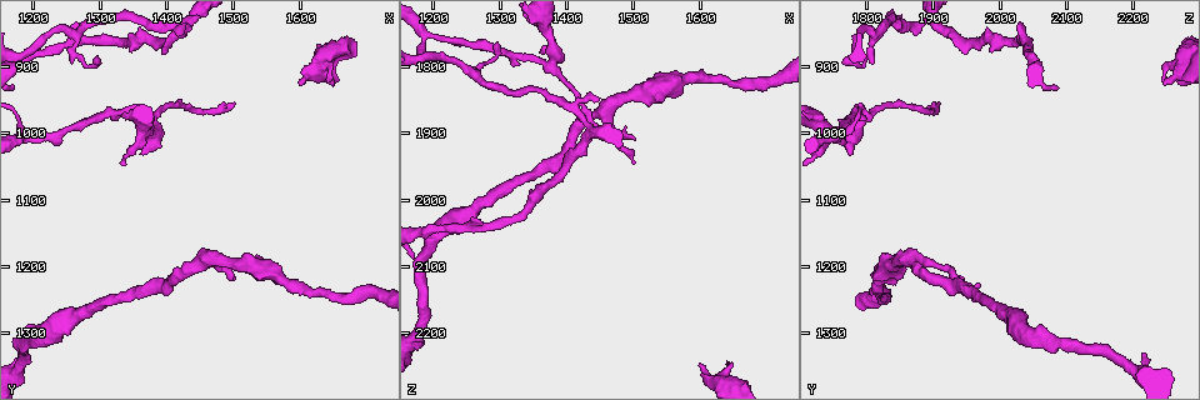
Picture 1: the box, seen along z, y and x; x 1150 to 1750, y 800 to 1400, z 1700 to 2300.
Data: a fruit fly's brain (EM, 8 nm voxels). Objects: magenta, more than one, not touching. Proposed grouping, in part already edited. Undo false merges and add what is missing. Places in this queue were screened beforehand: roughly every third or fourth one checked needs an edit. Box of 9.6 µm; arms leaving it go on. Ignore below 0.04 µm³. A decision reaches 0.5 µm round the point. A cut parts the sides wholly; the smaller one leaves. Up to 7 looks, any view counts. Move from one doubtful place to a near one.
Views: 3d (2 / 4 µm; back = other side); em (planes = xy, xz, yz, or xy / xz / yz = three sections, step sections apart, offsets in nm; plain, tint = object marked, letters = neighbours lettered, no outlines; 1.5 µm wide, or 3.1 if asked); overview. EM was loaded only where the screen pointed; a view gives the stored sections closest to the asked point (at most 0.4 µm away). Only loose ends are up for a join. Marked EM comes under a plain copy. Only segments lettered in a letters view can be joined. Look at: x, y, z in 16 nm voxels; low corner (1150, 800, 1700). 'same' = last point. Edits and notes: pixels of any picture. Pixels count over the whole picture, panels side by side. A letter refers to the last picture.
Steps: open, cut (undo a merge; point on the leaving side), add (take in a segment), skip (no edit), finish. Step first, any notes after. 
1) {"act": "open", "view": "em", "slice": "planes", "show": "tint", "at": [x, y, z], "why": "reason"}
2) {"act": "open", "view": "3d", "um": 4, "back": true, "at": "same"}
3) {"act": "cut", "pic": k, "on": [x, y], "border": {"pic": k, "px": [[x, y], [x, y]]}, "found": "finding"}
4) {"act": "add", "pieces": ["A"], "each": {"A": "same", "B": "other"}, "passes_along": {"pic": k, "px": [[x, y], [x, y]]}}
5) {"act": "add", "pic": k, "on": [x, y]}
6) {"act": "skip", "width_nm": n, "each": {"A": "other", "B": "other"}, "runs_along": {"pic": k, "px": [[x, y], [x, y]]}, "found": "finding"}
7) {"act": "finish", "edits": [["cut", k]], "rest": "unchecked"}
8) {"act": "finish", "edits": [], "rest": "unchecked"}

{"act": "open", "view": "3d", "um": 4, "at": [1500, 1220, 1950], "why": "branch stops here"}

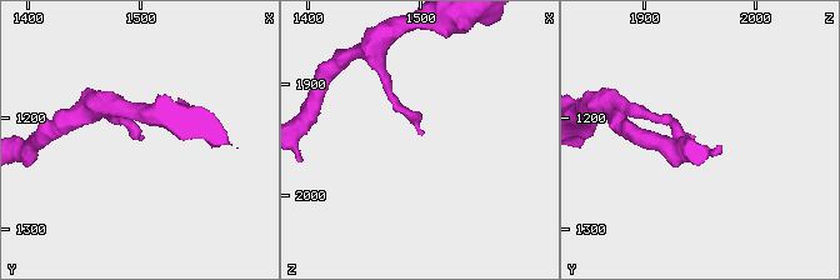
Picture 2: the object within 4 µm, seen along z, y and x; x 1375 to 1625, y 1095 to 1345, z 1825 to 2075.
{"act": "open", "view": "em", "slice": "xy", "step": 8, "show": "tint", "at": [1504, 1220, 1944], "why": "need the tissue"}

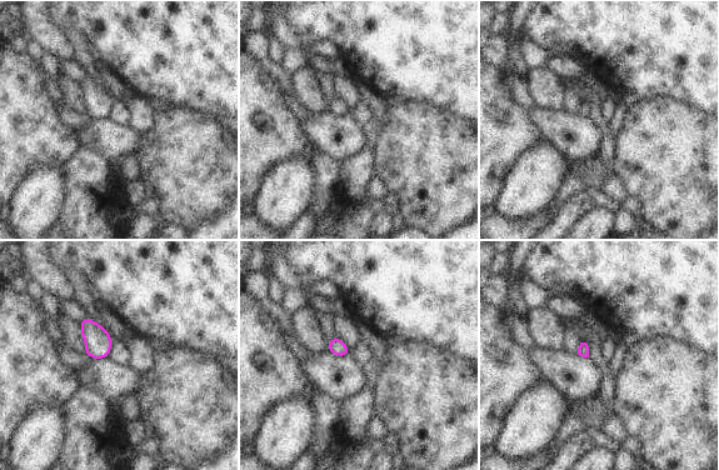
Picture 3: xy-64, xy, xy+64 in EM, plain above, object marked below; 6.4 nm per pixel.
{"act": "open", "view": "em", "slice": "planes", "show": "letters", "at": "same", "why": "cut it another way"}

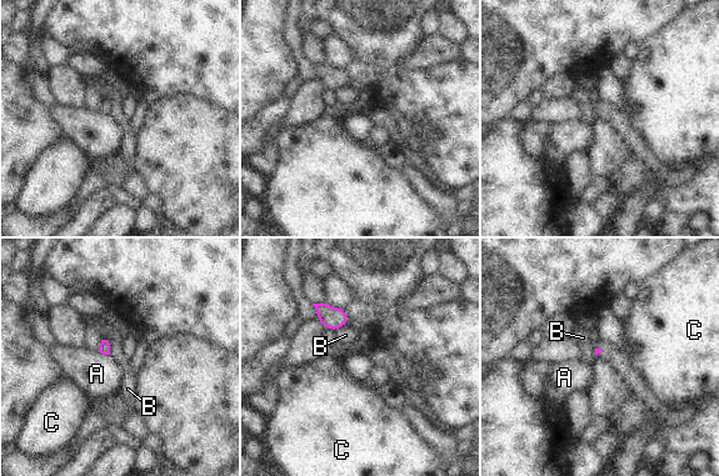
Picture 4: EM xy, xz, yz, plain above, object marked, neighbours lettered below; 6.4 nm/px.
{"act": "skip", "longest_contact_nm": ["B", 120], "each": {"A": "other", "B": "other", "C": "other"}, "border": {"pic": 4, "px": [[103, 339], [108, 341], [110, 354]]}, "found": "none of them fits"}

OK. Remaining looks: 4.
{"act": "open", "view": "3d", "um": 4, "at": [1190, 1005, 1750], "why": "three arms meet"}

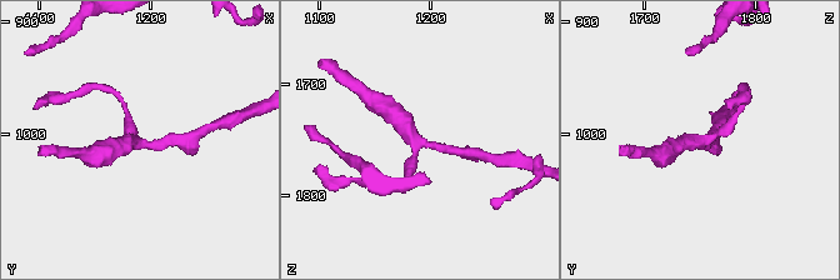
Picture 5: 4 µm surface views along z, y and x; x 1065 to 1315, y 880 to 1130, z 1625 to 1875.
{"act": "open", "view": "em", "slice": "planes", "show": "letters", "at": [1192, 1008, 1754], "arms": 3, "why": "shape alone is not enough"}

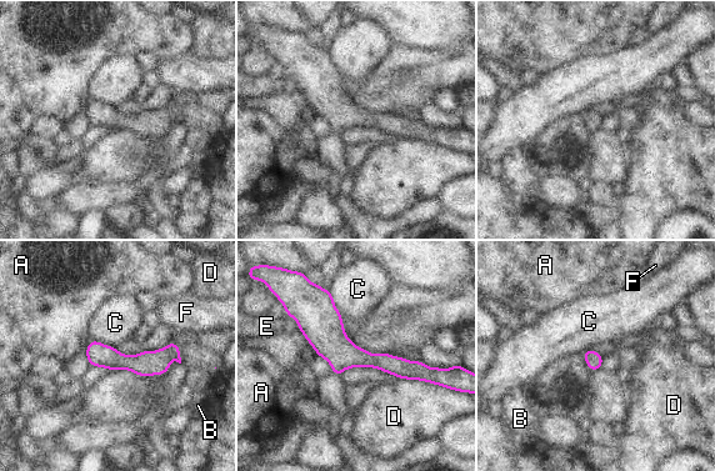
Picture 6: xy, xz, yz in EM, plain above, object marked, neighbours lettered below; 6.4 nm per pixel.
{"act": "skip", "each": {"A": "other", "B": "other", "C": "other", "D": "other", "E": "other", "F": "other"}, "found": "all the same cell"}

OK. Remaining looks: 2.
{"act": "finish", "edits": [], "rest": "unchecked"}

